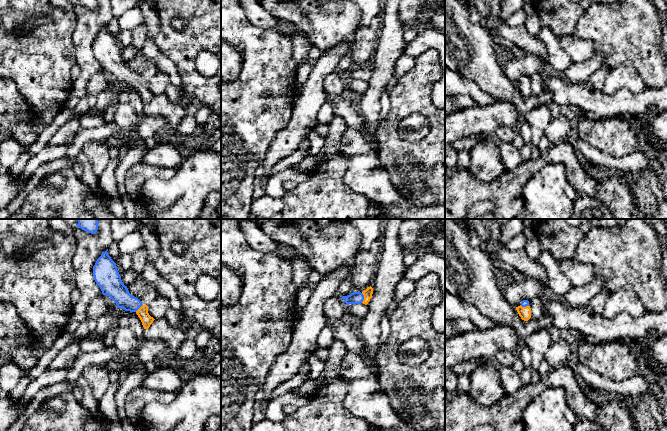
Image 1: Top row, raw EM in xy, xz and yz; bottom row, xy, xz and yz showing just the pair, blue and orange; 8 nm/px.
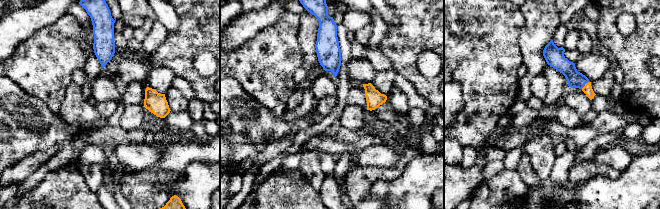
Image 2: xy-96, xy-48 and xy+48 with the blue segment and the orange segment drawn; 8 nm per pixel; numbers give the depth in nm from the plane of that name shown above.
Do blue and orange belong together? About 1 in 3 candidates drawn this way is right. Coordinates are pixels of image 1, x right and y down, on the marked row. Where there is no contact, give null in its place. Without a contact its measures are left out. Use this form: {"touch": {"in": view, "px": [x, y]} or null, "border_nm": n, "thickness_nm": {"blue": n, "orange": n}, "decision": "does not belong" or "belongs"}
{"touch": {"in": "xz", "px": [363, 298]}, "border_nm": 80, "thickness_nm": {"blue": 100, "orange": 70}, "decision": "belongs"}

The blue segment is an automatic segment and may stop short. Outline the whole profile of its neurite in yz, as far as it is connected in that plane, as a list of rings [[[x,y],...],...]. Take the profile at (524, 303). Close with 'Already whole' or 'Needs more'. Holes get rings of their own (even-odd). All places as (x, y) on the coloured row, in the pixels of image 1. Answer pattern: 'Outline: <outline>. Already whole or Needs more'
Outline: [[[523,300],[521,305],[516,307],[516,310],[522,320],[528,321],[531,318],[531,308],[528,300]]]. Needs more

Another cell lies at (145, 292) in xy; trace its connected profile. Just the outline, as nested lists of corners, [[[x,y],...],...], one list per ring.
[[[140,278],[127,286],[129,293],[138,298],[143,305],[149,305],[159,294],[154,285]]]

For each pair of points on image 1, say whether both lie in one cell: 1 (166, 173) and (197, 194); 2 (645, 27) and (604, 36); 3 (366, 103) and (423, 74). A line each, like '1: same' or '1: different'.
1: different
2: same
3: different

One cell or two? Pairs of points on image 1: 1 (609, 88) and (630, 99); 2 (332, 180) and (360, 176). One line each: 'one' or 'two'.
1: two
2: two

